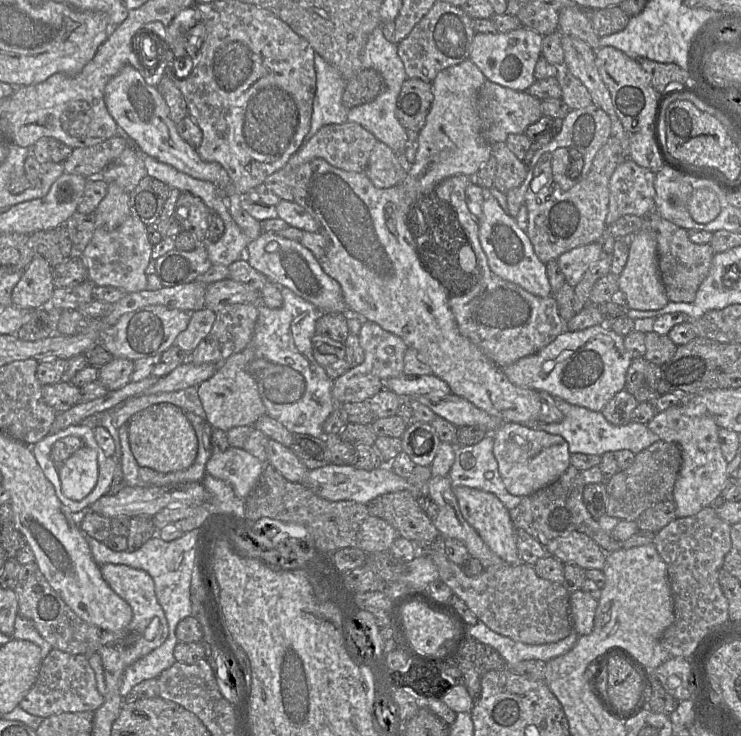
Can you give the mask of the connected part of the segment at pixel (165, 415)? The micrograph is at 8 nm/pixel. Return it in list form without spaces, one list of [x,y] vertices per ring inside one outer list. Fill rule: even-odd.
[[[170,403],[150,406],[136,413],[128,422],[131,451],[140,467],[169,473],[189,468],[198,452],[195,430],[185,411]]]

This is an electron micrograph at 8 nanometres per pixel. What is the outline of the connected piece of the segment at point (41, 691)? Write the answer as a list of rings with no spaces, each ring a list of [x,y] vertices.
[[[53,648],[43,659],[36,682],[19,706],[31,715],[47,718],[61,713],[95,712],[103,703],[104,696],[97,689],[95,673],[88,657]]]

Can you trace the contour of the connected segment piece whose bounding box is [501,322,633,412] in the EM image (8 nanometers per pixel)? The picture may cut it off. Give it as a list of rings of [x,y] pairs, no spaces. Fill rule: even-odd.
[[[606,322],[577,332],[565,330],[537,353],[501,368],[509,381],[518,387],[546,391],[570,404],[601,412],[618,392],[625,389],[632,360],[625,350],[624,337],[615,333]]]

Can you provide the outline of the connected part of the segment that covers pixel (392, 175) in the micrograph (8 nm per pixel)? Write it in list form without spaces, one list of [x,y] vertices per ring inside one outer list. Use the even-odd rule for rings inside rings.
[[[378,141],[372,150],[365,173],[375,187],[387,189],[401,183],[410,166],[410,163],[406,165],[403,162],[403,154],[400,156]]]

